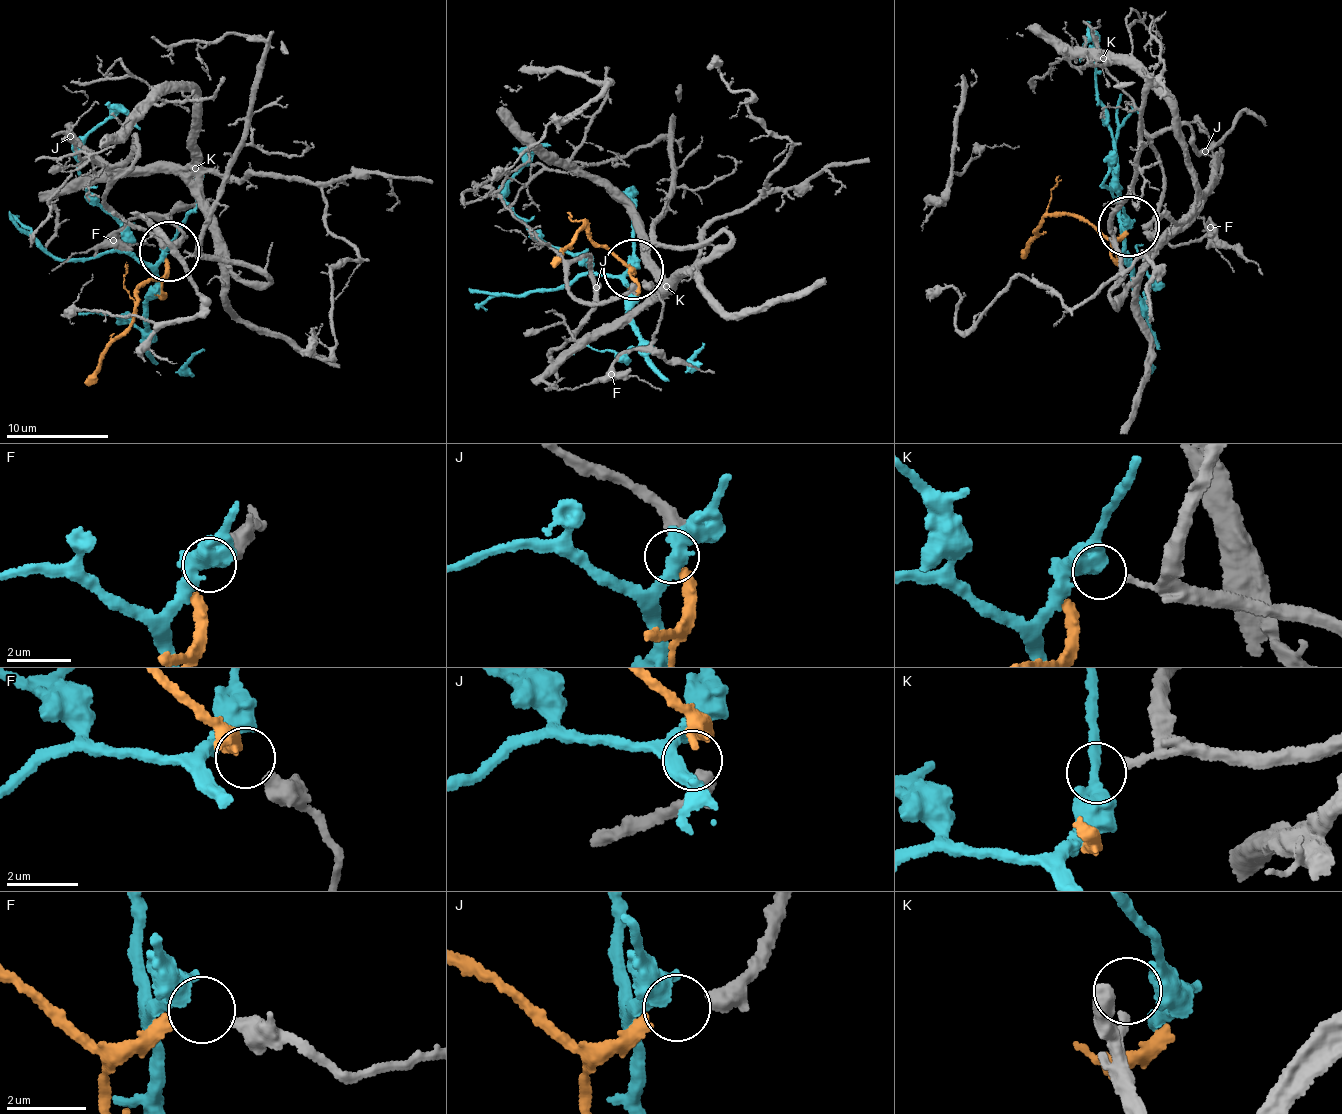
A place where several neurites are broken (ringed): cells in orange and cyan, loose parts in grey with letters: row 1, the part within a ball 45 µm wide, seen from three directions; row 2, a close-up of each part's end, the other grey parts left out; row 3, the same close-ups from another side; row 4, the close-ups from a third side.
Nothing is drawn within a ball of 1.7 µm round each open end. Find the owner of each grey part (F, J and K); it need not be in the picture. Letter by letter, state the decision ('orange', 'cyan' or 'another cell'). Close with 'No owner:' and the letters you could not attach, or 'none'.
F: cyan
J: orange
K: another cell
No owner: K

